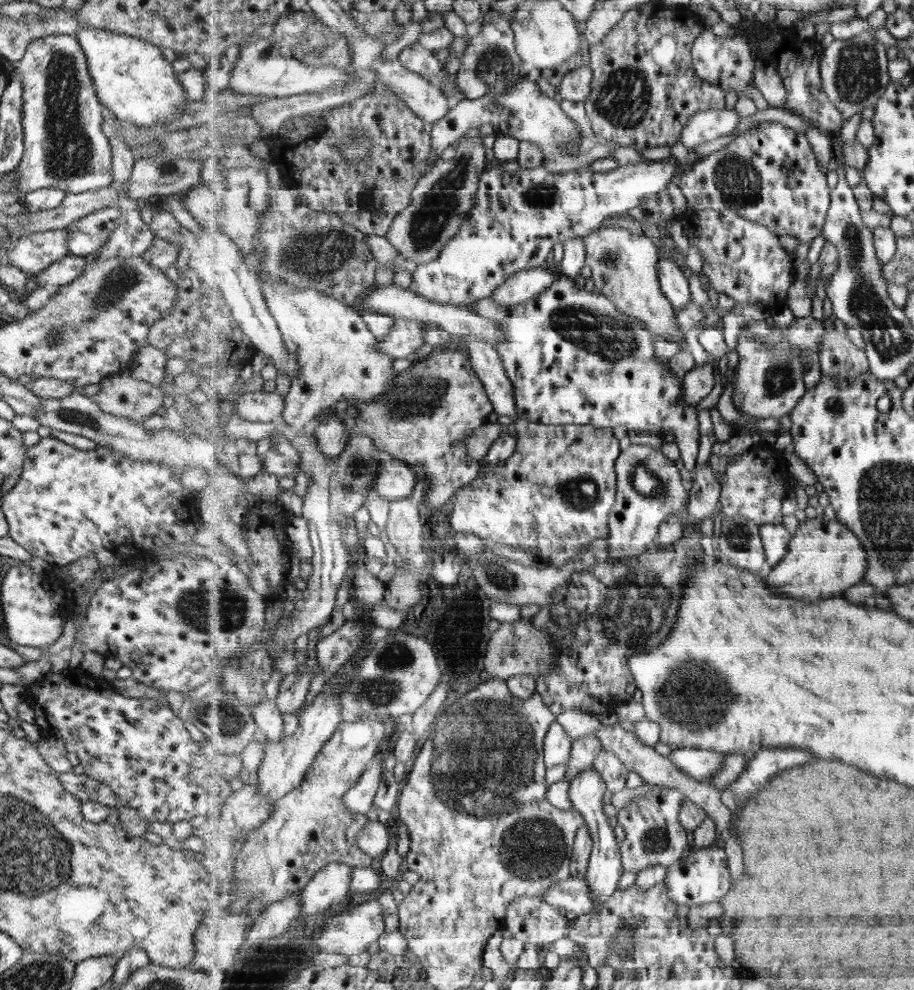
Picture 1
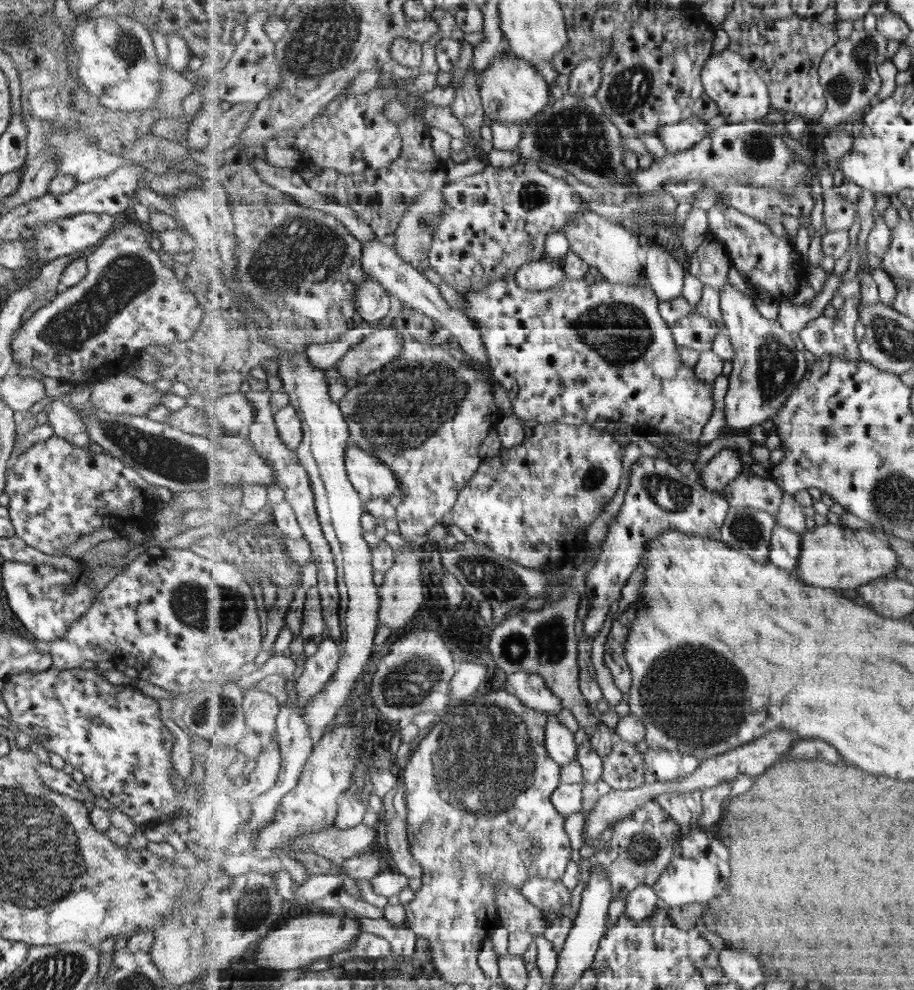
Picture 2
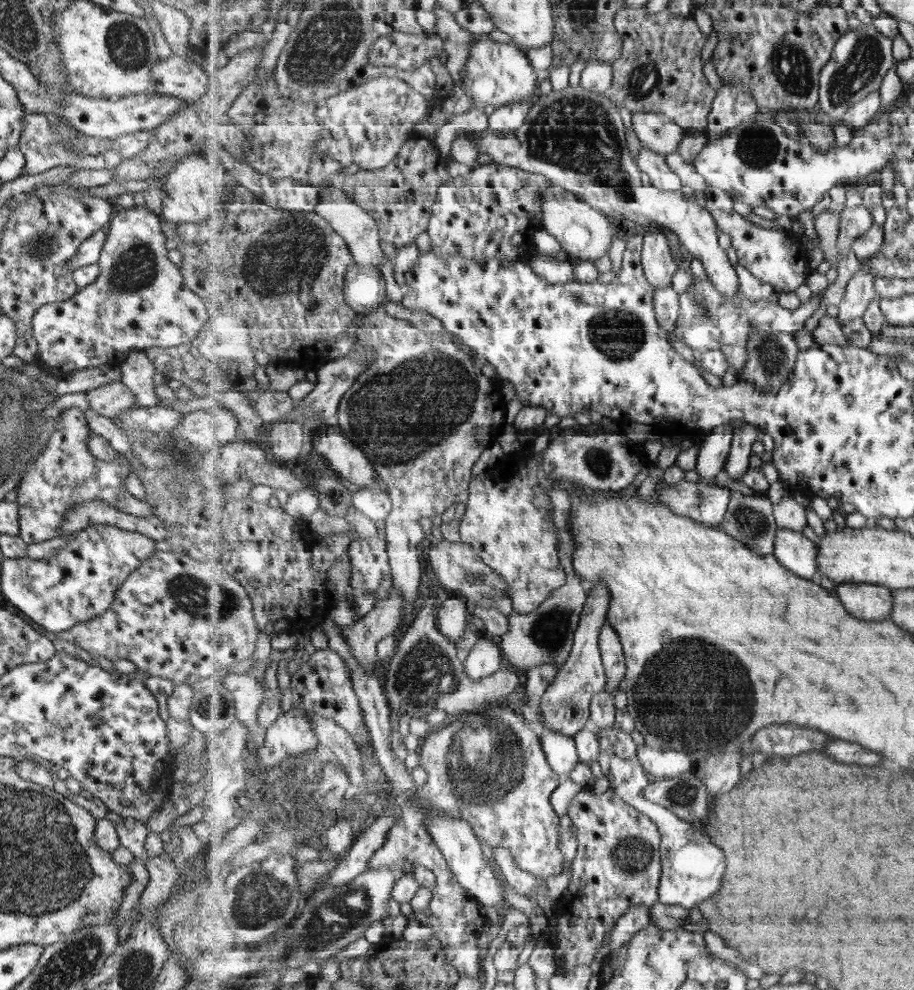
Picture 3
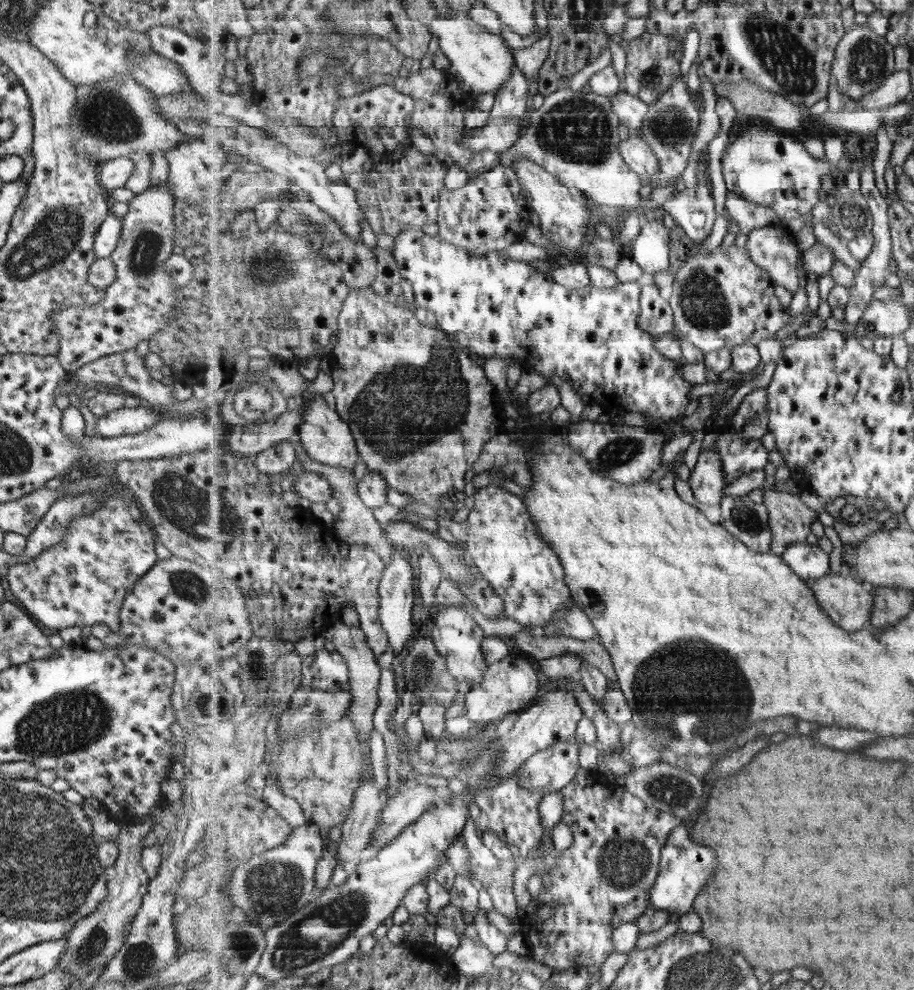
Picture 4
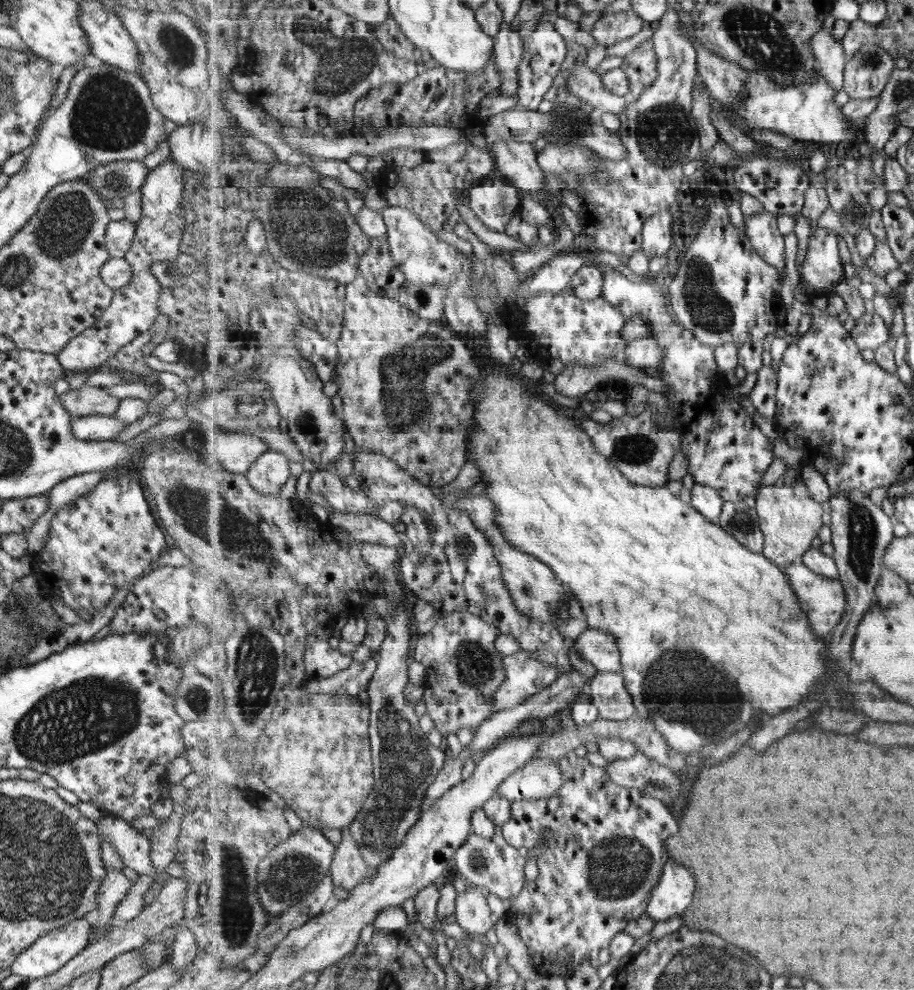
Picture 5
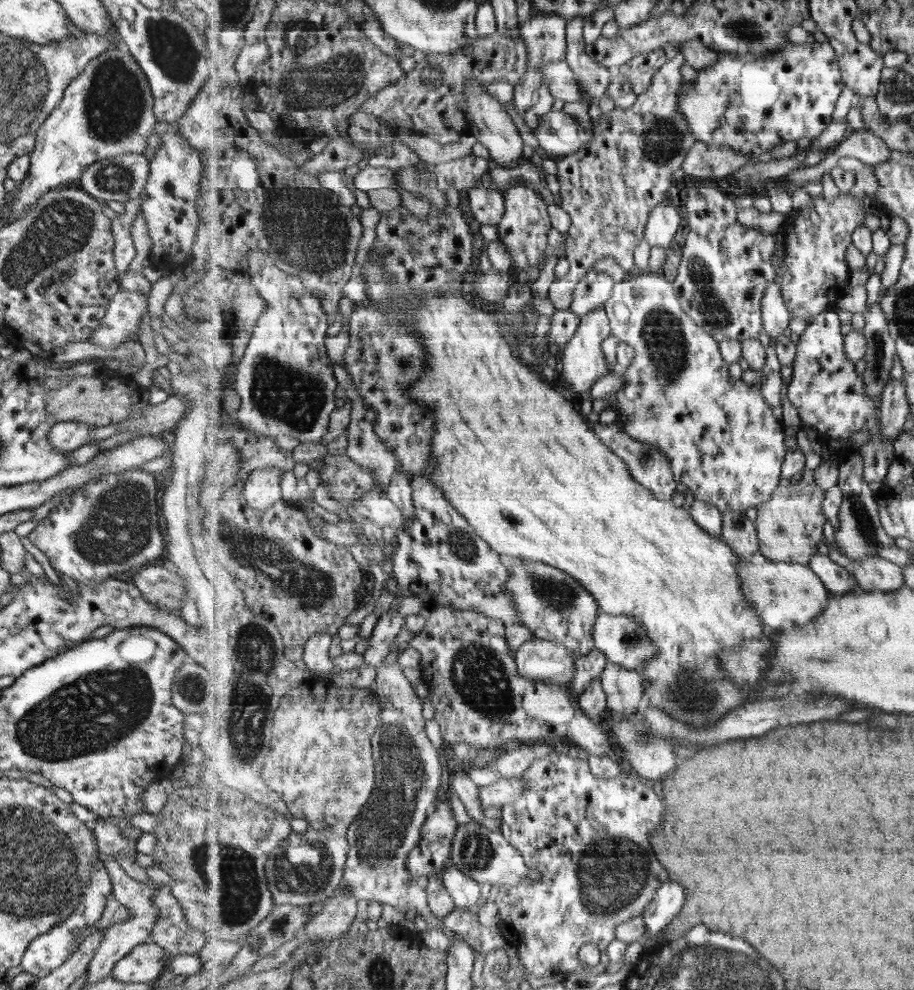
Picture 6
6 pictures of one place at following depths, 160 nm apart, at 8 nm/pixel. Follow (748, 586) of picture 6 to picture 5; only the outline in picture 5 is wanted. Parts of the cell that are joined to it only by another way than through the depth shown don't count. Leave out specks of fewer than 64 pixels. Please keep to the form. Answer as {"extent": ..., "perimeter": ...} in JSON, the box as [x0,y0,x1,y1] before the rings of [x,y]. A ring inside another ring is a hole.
{"extent":[784,563,848,636],"perimeter":[[[792,563],[784,571],[790,578],[794,591],[798,594],[802,609],[809,616],[809,622],[813,624],[815,632],[819,636],[827,636],[833,632],[841,620],[844,619],[845,611],[848,609],[848,596],[843,581],[839,579],[828,579],[821,573],[801,563]]]}

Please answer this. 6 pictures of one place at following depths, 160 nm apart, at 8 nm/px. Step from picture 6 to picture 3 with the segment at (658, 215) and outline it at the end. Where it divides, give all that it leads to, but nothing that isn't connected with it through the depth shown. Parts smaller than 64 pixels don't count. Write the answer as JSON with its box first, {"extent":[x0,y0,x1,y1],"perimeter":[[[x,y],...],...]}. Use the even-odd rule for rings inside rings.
{"extent":[641,228,677,289],"perimeter":[[[649,228],[648,230],[655,230],[655,232],[653,234],[649,232],[644,236],[641,264],[643,264],[645,276],[655,289],[671,287],[673,276],[677,274],[677,264],[671,254],[669,240],[660,229]]]}

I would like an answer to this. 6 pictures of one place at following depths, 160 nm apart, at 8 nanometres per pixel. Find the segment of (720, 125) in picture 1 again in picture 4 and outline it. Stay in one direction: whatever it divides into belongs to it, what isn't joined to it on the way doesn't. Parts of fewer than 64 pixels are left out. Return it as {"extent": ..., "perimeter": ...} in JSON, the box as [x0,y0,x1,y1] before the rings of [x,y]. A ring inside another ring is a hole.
{"extent":[612,91,649,133],"perimeter":[[[627,91],[612,97],[612,103],[614,111],[620,116],[620,124],[628,127],[632,133],[639,132],[649,116],[649,104]]]}

